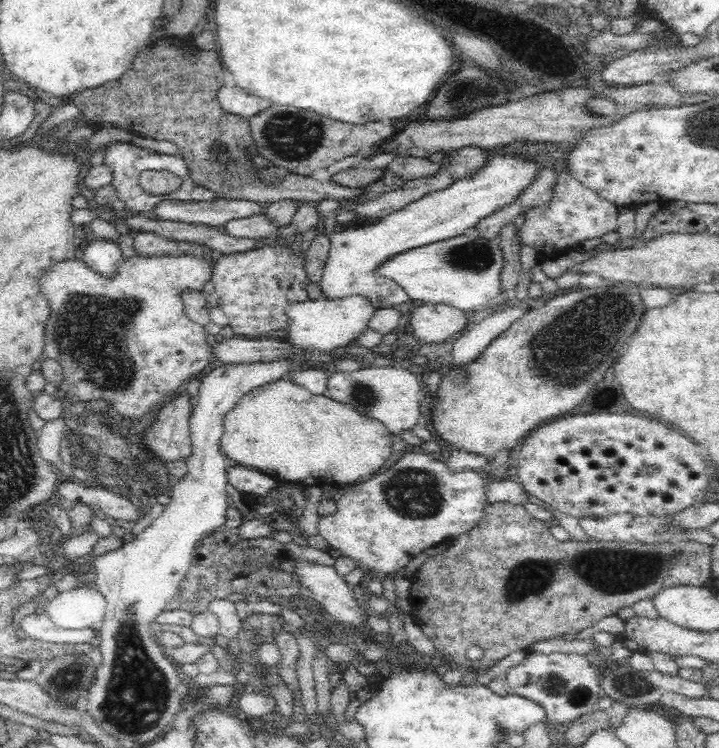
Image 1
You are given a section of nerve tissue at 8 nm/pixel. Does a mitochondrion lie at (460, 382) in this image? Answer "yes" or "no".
yes

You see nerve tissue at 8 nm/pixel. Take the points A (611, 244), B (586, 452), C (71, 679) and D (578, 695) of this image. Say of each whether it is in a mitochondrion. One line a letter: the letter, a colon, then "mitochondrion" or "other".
A: other
B: other
C: mitochondrion
D: mitochondrion

